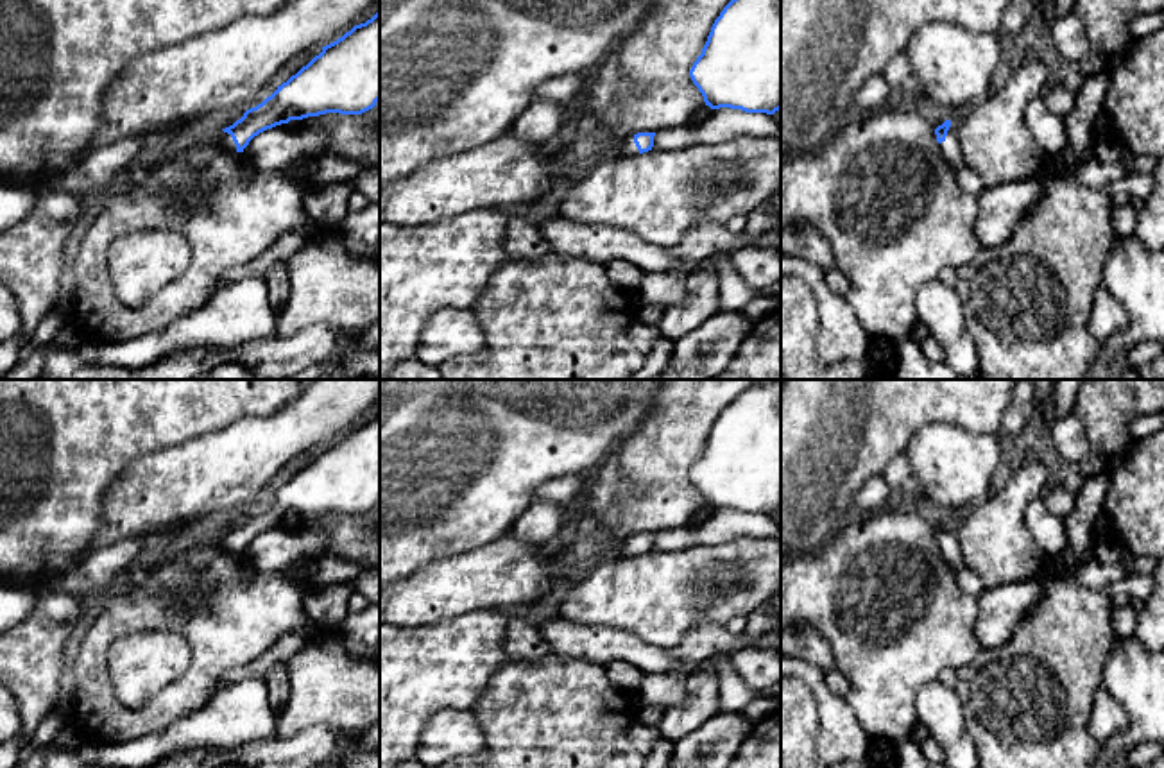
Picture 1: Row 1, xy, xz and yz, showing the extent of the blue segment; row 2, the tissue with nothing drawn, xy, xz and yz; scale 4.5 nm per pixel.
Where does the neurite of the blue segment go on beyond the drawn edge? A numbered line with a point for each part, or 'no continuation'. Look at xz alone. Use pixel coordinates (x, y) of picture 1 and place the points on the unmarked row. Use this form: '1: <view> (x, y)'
1: xz (625, 548)

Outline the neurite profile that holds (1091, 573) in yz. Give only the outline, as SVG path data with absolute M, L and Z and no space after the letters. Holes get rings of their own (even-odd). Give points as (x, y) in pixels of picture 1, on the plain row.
M1096 557L1087 559L1080 562L1078 566L1071 567L1067 571L1067 580L1082 584L1091 589L1103 589L1107 585L1112 585L1117 589L1117 585L1135 573L1123 564L1103 564Z

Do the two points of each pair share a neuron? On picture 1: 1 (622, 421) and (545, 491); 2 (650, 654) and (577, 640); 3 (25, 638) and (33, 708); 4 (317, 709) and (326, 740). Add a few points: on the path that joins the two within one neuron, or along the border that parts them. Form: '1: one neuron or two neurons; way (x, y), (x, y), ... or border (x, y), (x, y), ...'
1: two neurons; border (582, 471), (548, 478), (536, 491), (532, 502)
2: one neuron; way (633, 648), (595, 643)
3: one neuron; way (29, 656), (33, 690)
4: two neurons; border (360, 733), (308, 725), (289, 738), (282, 736)

